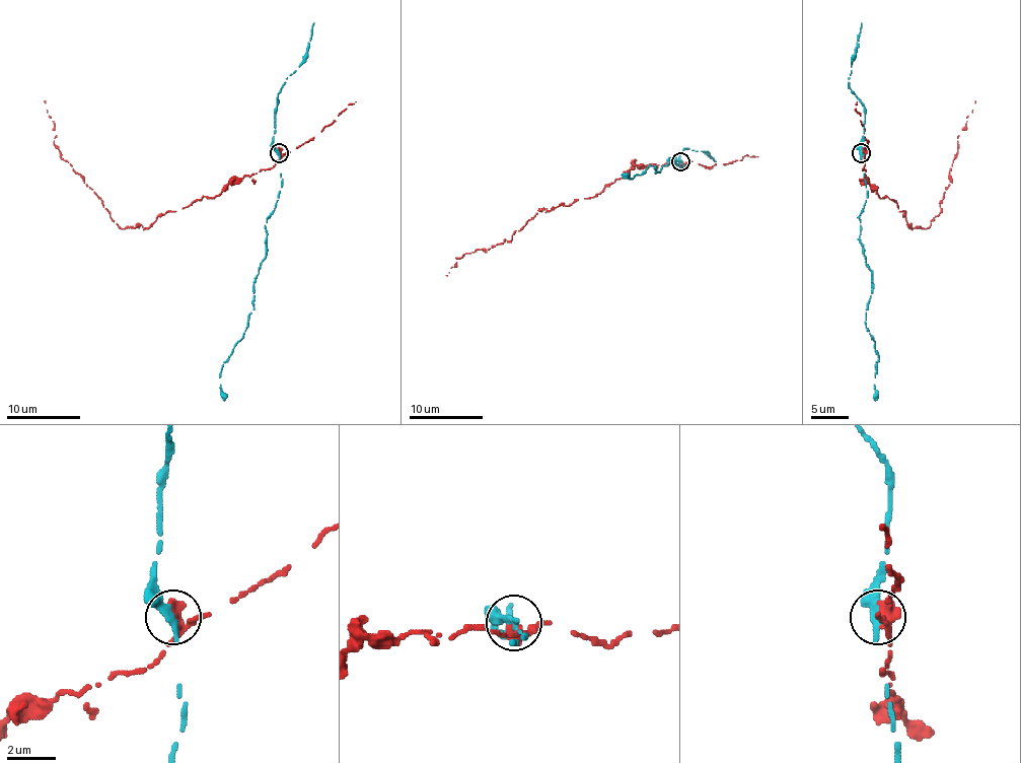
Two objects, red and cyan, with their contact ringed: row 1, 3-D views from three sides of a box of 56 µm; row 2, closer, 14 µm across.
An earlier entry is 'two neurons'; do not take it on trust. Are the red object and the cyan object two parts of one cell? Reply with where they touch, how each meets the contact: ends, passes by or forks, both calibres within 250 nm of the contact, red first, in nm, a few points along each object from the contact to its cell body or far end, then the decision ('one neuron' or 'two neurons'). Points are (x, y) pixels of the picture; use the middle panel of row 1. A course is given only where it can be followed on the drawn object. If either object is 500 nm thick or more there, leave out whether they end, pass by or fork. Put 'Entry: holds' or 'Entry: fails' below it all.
at (680, 161); red passes by; cyan ends there; 420 nm thick on the red side, 420 nm on the other; red runs (681, 161), (635, 165), (594, 197), (538, 210), (510, 241), (455, 258), (456, 266), (445, 275); cyan runs (681, 161), (684, 165), (679, 167), (666, 159), (661, 170), (650, 165), (631, 179), (622, 175), (626, 175); two neurons
Entry: holds

